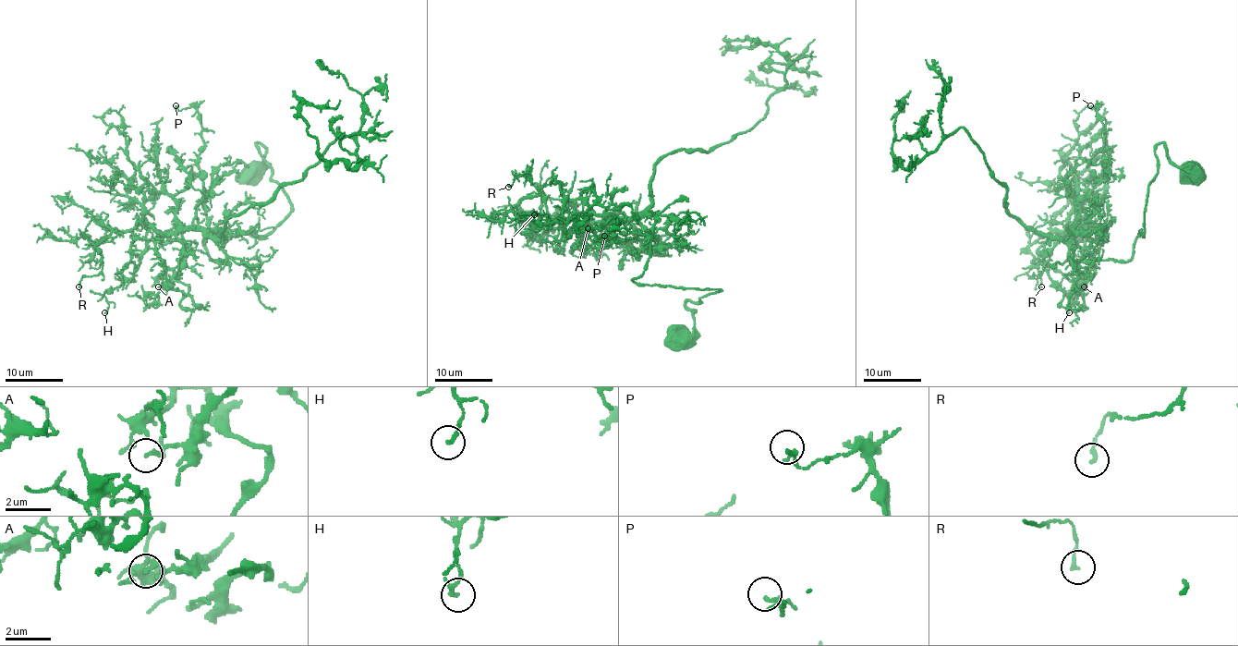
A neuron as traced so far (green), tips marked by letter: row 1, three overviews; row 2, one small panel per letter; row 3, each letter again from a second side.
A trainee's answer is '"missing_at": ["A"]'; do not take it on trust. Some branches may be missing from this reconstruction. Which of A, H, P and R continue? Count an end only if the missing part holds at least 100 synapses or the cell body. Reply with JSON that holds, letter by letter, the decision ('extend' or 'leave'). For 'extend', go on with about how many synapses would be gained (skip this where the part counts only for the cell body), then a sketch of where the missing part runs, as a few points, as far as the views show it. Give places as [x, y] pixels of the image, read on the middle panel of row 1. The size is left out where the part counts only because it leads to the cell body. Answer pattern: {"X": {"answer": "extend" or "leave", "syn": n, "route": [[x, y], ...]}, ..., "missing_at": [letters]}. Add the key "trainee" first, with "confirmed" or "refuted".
{"trainee": "refuted", "A": {"answer": "leave"}, "H": {"answer": "leave"}, "P": {"answer": "leave"}, "R": {"answer": "leave"}, "missing_at": []}

